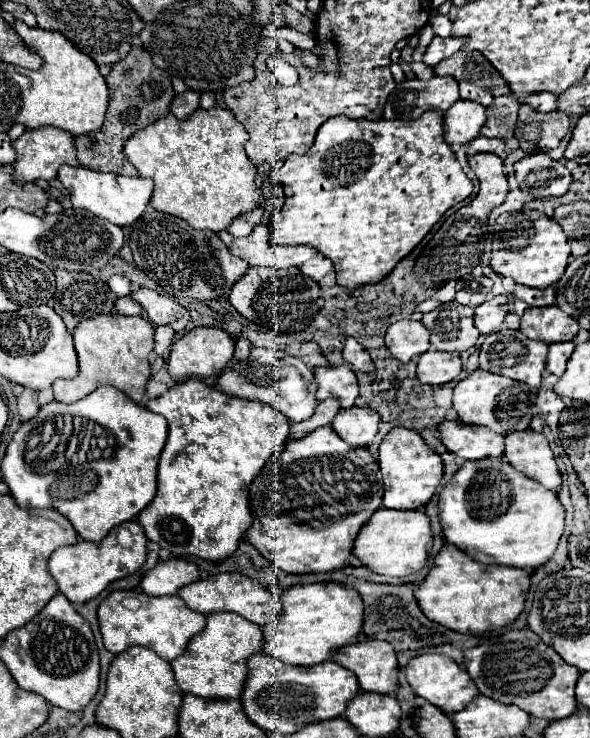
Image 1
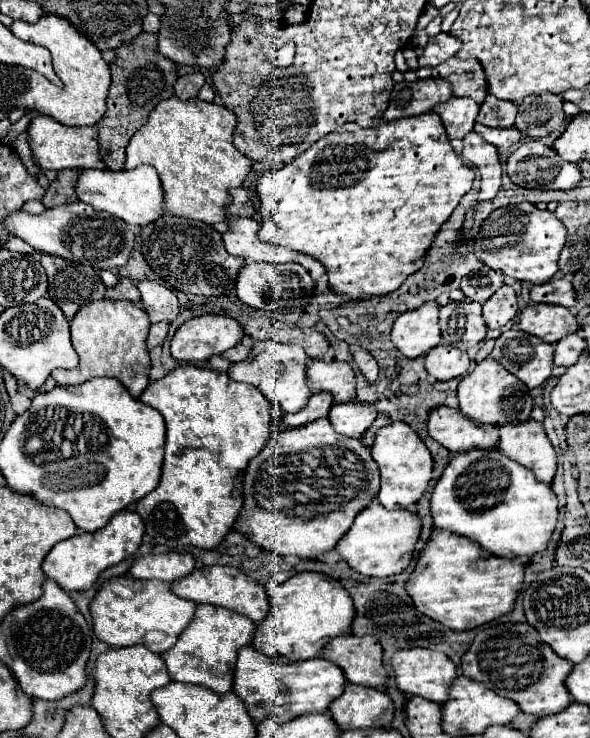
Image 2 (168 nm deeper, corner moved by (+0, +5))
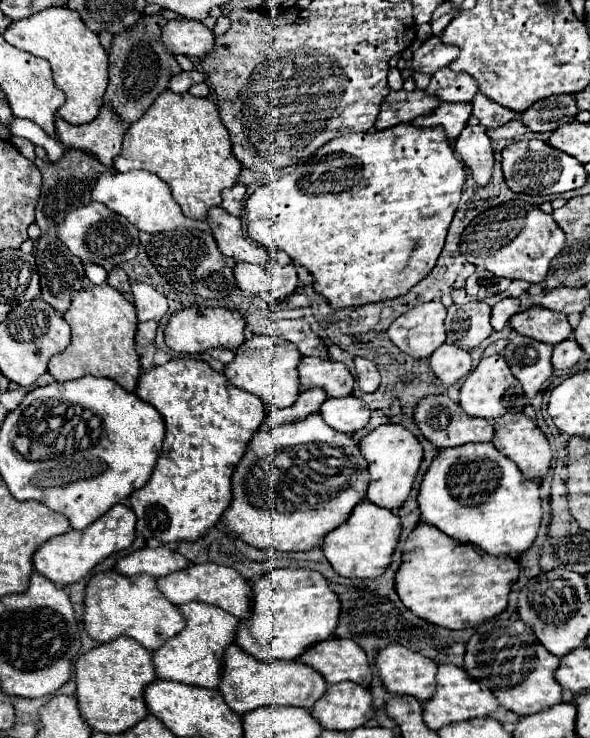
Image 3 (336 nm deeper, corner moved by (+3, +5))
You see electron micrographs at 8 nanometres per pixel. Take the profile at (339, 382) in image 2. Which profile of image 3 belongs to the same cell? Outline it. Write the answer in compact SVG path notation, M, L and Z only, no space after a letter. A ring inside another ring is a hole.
M303 357L297 365L301 389L321 387L329 397L351 395L353 375L343 363L319 357Z

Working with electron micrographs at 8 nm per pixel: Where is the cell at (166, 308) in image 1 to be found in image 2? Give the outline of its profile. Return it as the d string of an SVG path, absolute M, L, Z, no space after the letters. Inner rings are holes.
M148 279L140 281L136 287L142 295L142 305L144 305L152 323L174 321L178 317L180 305L178 305L176 295L170 289L162 287L156 281L148 281Z

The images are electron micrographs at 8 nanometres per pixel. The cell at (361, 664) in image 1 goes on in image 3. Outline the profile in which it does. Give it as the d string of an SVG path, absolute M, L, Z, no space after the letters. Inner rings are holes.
M327 639L303 653L301 663L319 671L327 683L353 681L367 687L371 683L371 667L363 649L351 639Z

